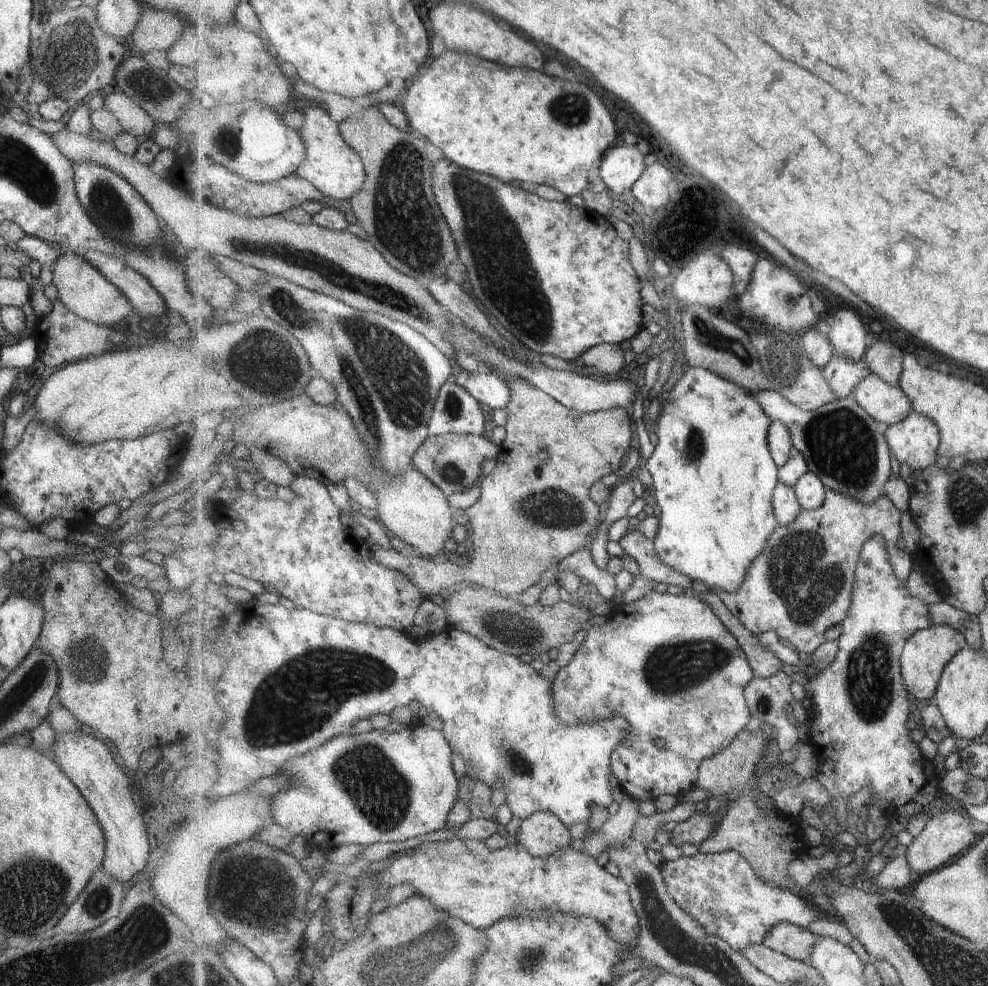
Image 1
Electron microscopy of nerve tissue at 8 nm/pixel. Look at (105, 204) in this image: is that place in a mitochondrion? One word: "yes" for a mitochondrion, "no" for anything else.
yes

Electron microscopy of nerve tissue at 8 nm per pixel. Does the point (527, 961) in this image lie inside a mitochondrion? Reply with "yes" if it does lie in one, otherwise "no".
yes

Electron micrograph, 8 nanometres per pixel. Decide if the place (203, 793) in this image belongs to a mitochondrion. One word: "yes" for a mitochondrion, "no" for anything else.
no

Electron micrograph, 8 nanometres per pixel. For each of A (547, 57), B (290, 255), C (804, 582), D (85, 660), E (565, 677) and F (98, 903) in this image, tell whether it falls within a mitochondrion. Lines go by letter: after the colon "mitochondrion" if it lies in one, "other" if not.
A: other
B: mitochondrion
C: mitochondrion
D: mitochondrion
E: other
F: mitochondrion

